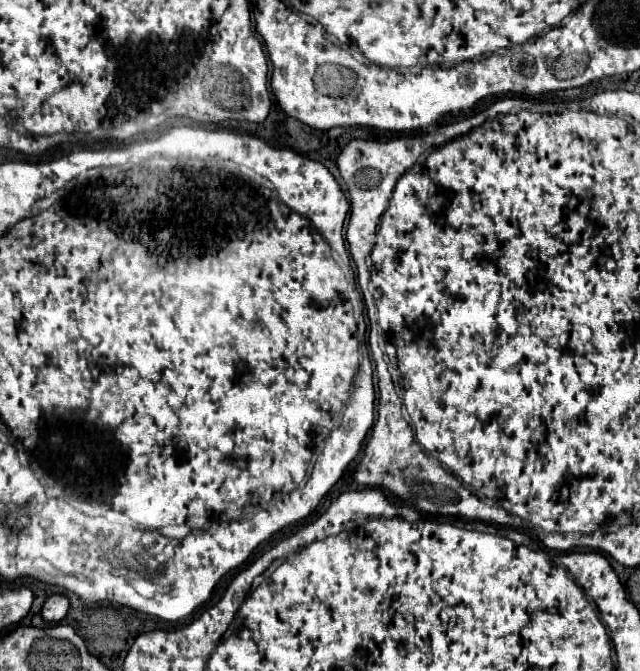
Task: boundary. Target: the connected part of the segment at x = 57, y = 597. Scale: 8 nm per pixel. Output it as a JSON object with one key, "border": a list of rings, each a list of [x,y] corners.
{"border":[[[53,594],[47,598],[41,616],[45,622],[61,622],[67,610],[69,610],[69,600],[63,594]]]}

